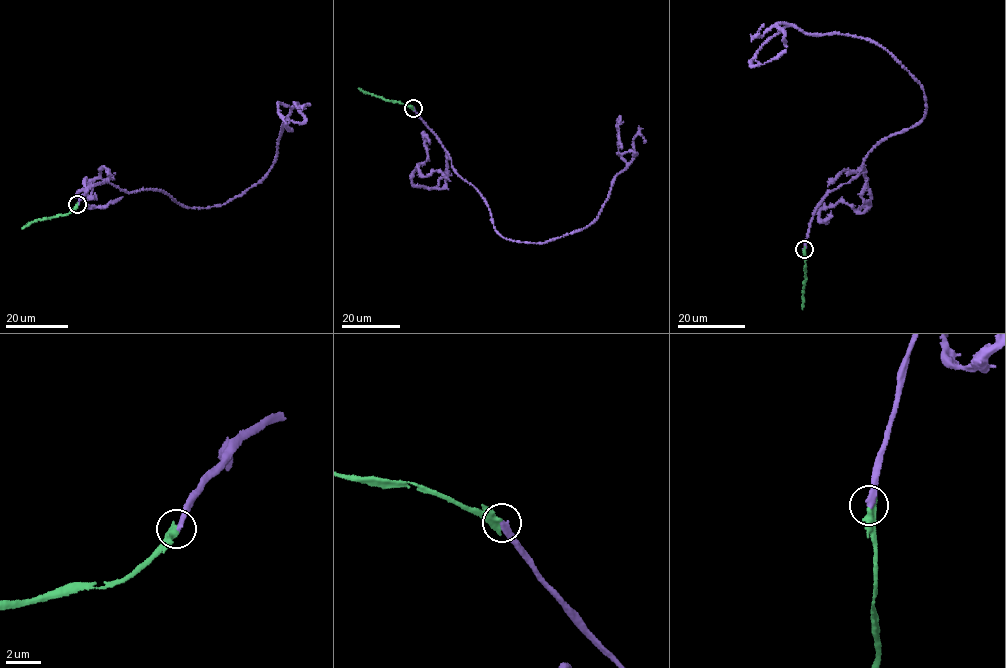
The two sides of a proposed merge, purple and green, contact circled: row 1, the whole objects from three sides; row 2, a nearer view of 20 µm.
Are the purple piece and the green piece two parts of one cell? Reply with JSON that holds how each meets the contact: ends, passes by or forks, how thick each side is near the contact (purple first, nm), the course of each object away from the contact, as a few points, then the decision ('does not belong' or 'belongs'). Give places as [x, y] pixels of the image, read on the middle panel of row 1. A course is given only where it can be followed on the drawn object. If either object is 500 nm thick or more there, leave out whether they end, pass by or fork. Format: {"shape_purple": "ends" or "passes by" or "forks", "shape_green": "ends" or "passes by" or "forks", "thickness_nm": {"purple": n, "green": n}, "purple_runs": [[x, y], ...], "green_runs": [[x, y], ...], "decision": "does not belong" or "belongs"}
{"shape_purple": "ends", "shape_green": "ends", "thickness_nm": {"purple": 320, "green": 480}, "purple_runs": [[413, 108], [483, 199], [496, 232], [523, 242], [597, 217], [626, 166], [619, 116], [622, 148]], "green_runs": [[413, 108], [357, 88]], "decision": "does not belong"}

